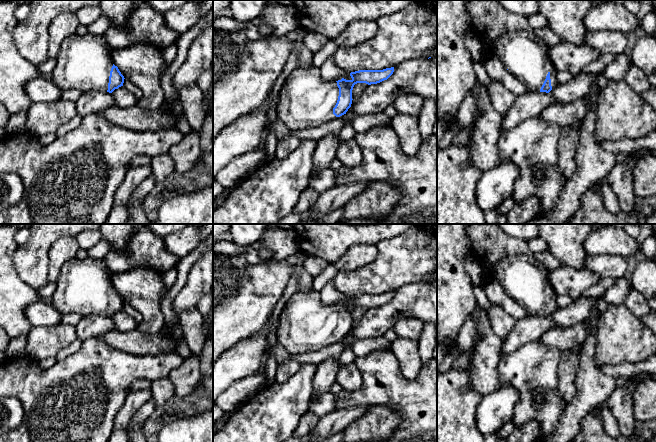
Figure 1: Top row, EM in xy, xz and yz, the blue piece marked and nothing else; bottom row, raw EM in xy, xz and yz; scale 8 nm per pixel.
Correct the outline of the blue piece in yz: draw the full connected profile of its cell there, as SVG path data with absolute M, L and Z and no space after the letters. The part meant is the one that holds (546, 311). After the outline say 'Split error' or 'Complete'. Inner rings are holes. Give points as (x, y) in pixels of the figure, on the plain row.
M525 255L507 256L497 263L495 279L530 316L549 317L558 306L548 274Z. Split error

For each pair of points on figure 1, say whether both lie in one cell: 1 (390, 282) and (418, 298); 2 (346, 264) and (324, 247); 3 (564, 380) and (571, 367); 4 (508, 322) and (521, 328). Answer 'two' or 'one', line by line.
1: two
2: two
3: one
4: two

